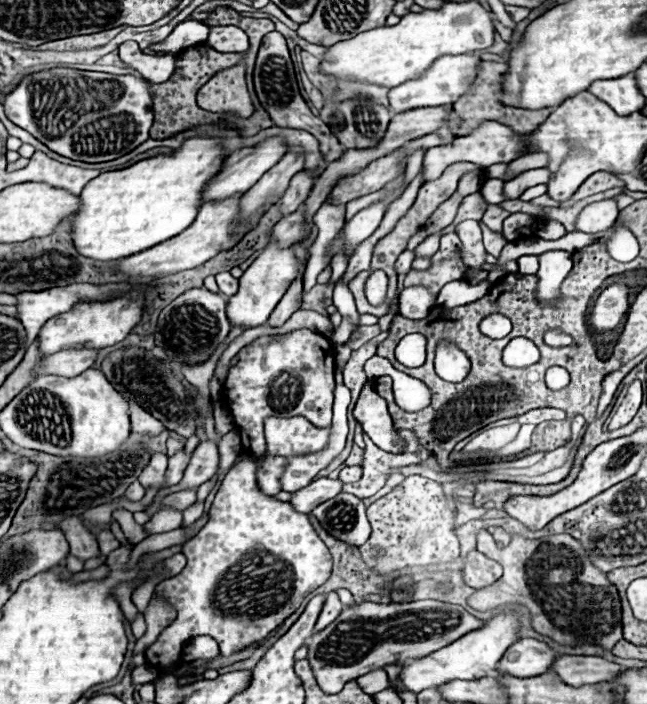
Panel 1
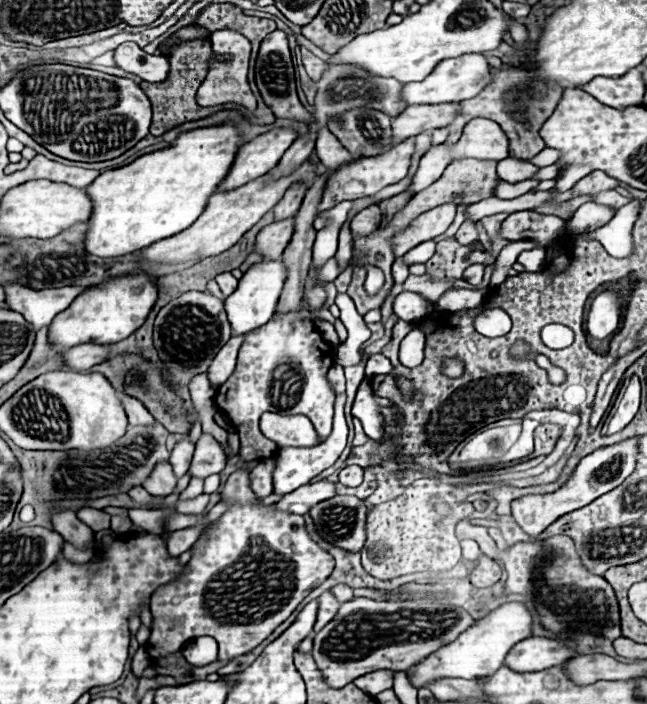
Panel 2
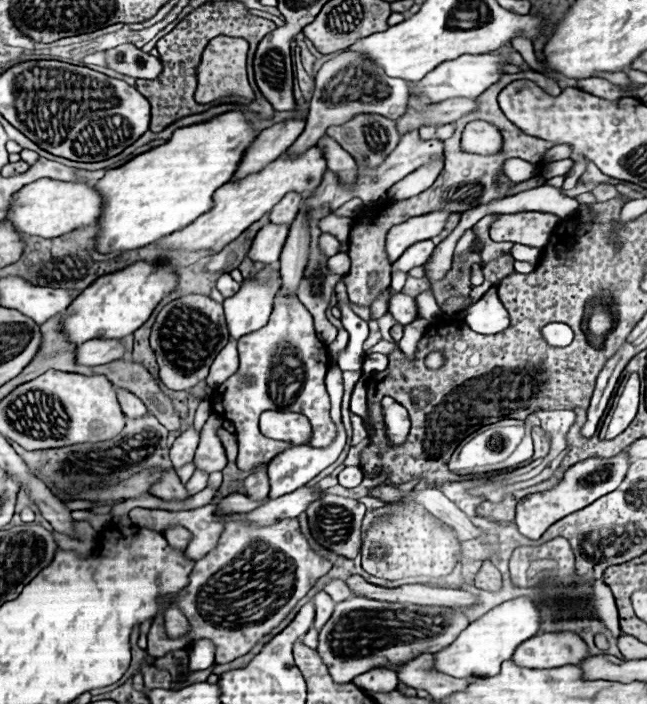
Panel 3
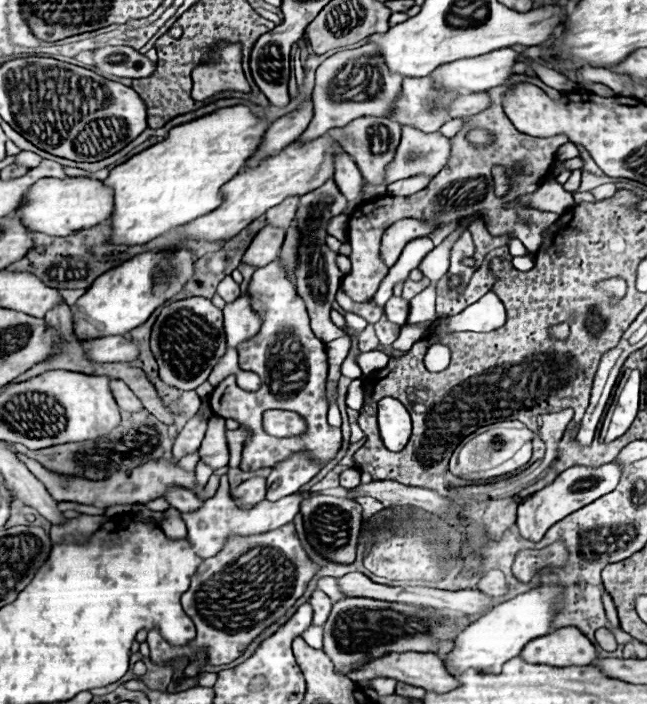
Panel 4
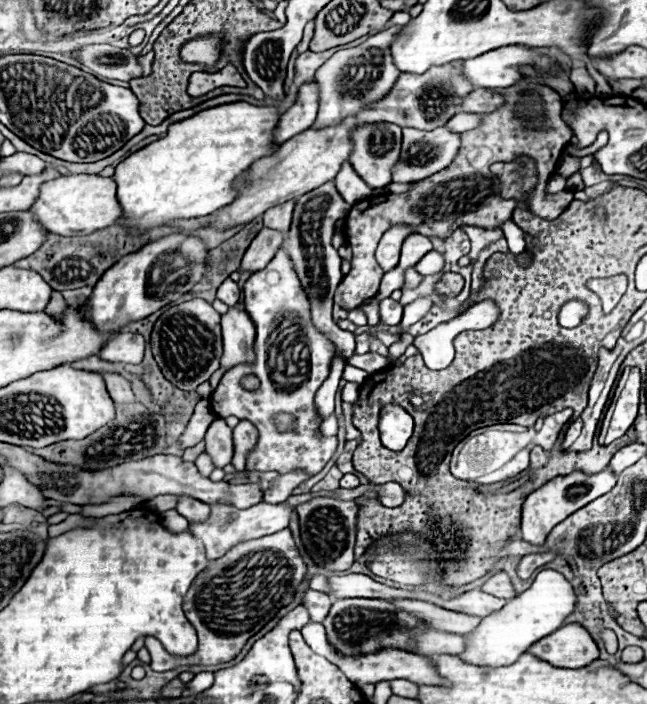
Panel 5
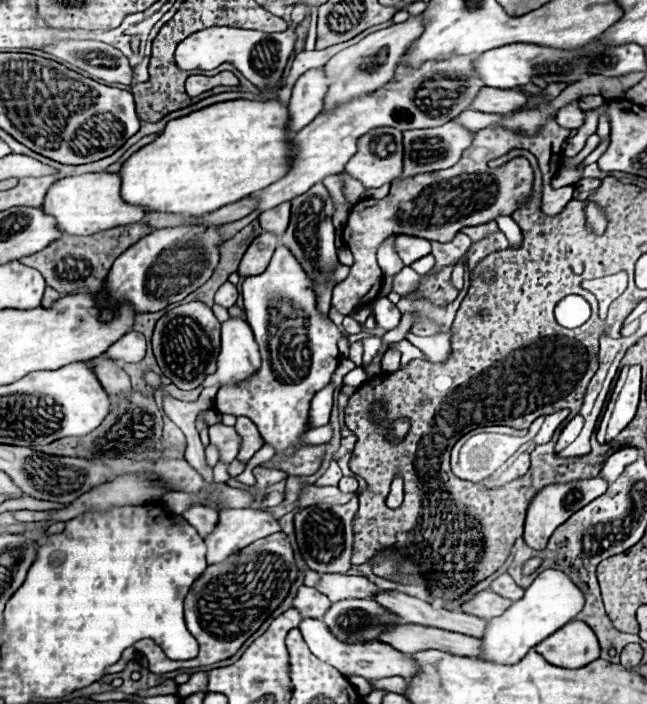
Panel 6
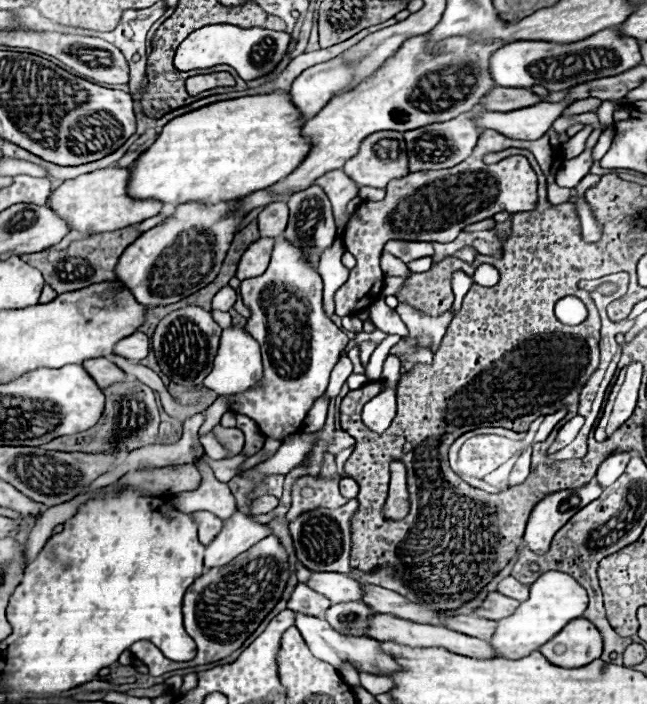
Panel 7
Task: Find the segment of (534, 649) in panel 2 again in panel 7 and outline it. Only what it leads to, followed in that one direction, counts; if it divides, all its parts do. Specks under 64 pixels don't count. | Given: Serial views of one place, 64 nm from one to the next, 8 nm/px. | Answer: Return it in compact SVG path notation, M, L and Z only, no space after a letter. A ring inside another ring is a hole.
M576 618L538 650L548 658L548 662L556 666L580 668L600 658L602 636L596 630L596 626L592 626L588 620Z

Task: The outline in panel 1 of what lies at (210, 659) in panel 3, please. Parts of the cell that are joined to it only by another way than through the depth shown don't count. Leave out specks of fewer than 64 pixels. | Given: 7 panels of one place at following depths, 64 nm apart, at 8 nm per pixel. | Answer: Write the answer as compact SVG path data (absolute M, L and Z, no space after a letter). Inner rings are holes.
M196 636L184 652L184 660L200 660L200 658L214 658L218 654L218 644L210 636Z

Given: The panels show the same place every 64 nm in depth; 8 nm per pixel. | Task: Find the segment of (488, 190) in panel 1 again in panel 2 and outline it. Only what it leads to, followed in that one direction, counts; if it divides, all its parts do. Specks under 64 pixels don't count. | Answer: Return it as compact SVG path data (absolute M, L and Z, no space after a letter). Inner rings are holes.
M522 180L522 182L516 182L516 184L498 182L496 188L494 188L494 198L500 198L500 200L512 200L512 198L518 198L518 196L530 192L530 190L536 188L536 186L538 186L536 180Z

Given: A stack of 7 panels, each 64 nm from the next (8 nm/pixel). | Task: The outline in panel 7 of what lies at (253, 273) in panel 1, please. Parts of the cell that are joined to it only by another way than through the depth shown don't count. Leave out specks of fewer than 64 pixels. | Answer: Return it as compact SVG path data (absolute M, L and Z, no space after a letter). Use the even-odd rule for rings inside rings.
M230 326L222 332L220 348L214 358L212 372L204 378L206 388L216 390L218 394L236 394L252 388L262 378L262 360L260 360L260 346L258 342L240 326Z

